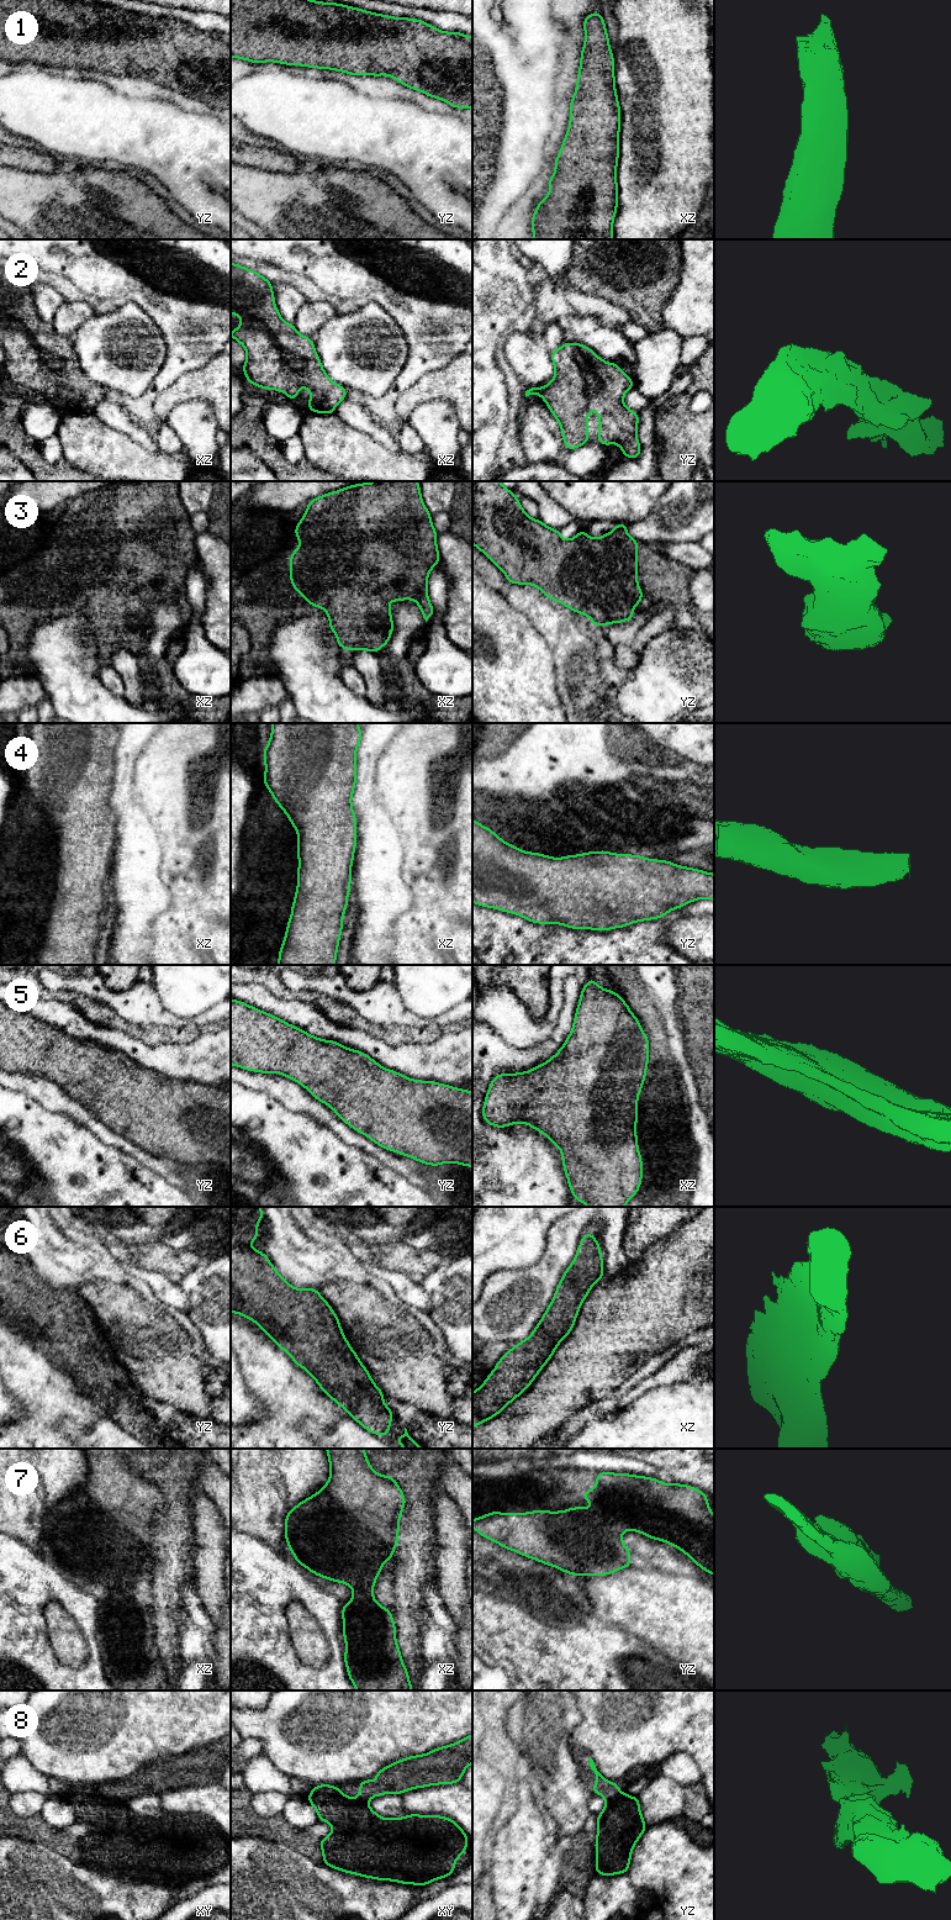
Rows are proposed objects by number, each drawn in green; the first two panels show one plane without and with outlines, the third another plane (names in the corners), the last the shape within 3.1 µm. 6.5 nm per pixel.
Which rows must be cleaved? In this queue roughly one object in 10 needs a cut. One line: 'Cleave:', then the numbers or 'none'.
Cleave: 7

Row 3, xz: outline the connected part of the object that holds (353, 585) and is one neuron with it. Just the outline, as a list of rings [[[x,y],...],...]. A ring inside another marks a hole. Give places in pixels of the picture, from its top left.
[[[376,481],[363,482],[343,487],[340,490],[324,494],[307,502],[307,511],[295,527],[295,538],[300,539],[300,547],[290,554],[290,582],[301,597],[310,602],[310,607],[322,607],[329,618],[329,629],[338,638],[338,648],[348,652],[369,650],[379,654],[381,647],[386,647],[393,632],[393,621],[390,601],[400,602],[402,600],[414,600],[422,612],[426,622],[429,617],[434,617],[434,608],[428,598],[427,580],[430,570],[440,563],[440,555],[437,547],[438,533],[432,523],[432,515],[427,510],[422,496],[421,485],[417,481]]]

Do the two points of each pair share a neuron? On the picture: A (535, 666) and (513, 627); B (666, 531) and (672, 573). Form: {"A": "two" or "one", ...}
{"A": "one", "B": "two"}

